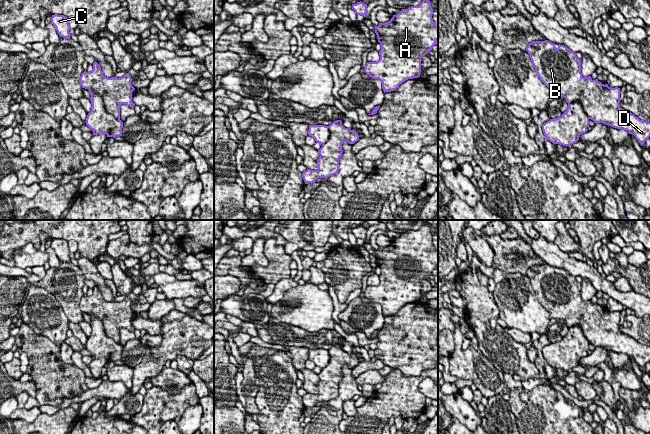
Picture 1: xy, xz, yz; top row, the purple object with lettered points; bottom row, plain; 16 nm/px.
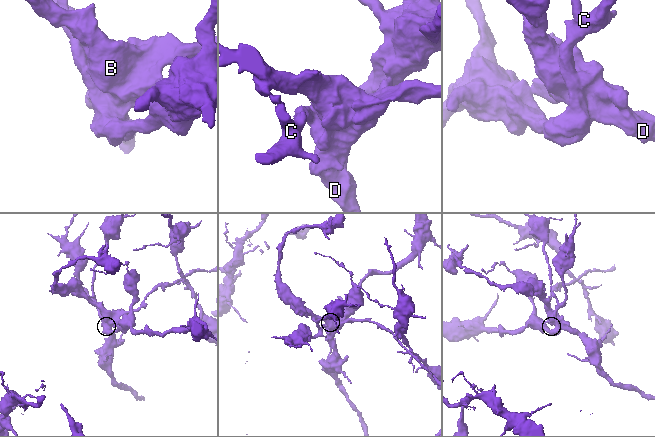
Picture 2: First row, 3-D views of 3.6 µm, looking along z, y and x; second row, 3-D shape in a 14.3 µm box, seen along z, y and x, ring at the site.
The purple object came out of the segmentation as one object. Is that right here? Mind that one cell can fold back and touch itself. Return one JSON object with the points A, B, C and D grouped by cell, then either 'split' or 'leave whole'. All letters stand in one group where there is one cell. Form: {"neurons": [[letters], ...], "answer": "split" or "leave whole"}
{"neurons": [["A", "C"], ["B", "D"]], "answer": "split"}

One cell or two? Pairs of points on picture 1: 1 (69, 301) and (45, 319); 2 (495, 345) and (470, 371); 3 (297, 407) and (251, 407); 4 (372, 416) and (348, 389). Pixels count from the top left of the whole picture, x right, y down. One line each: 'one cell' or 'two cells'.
1: two cells
2: two cells
3: two cells
4: two cells

